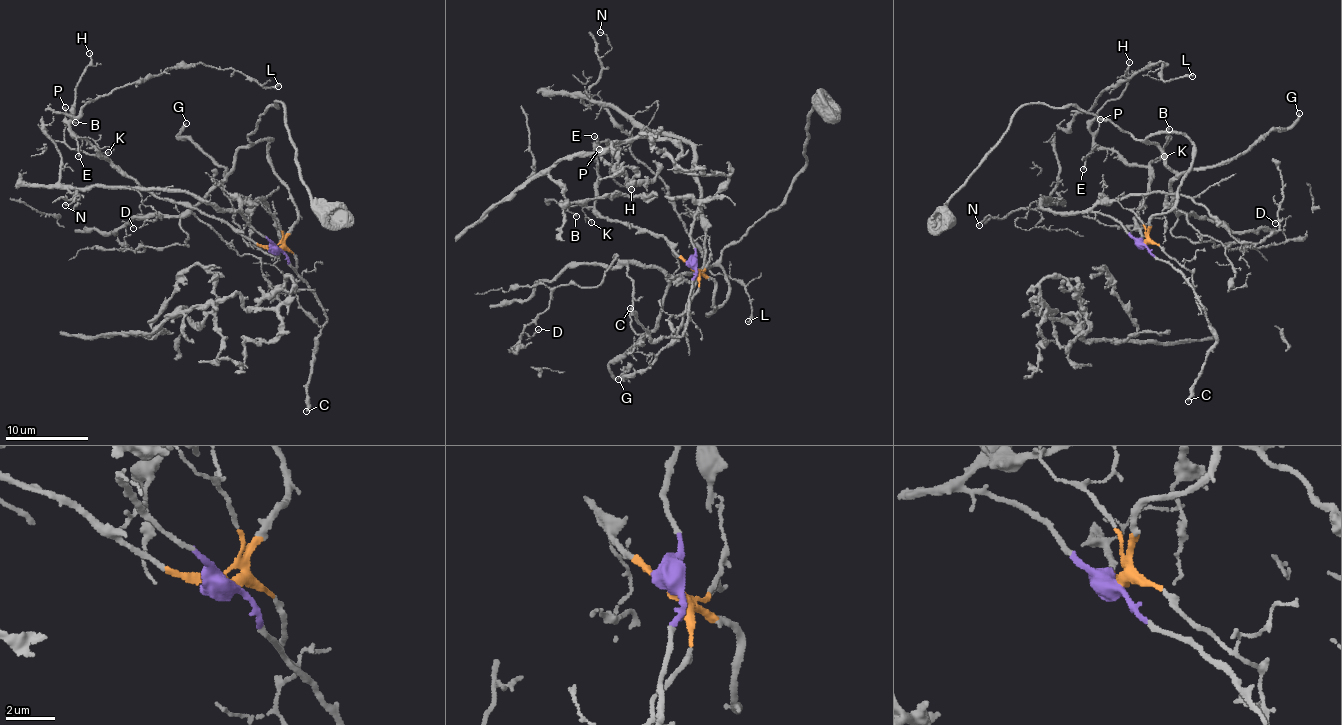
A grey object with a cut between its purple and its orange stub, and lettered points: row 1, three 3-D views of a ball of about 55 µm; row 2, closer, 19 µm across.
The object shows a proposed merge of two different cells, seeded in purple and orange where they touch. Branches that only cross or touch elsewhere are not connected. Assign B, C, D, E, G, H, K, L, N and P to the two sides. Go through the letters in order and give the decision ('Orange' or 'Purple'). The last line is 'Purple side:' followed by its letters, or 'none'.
B: Orange
C: Purple
D: Orange
E: Orange
G: Orange
H: Orange
K: Orange
L: Purple
N: Purple
P: Orange
Purple side: C, L, N

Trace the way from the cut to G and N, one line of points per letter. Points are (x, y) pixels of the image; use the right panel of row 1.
G: (1145, 244), (1193, 150), (1181, 133), (1152, 134), (1173, 171), (1220, 165), (1299, 112)
N: (1144, 244), (1106, 216), (1045, 210), (1043, 198), (1052, 200), (1001, 219), (990, 215), (979, 226)

